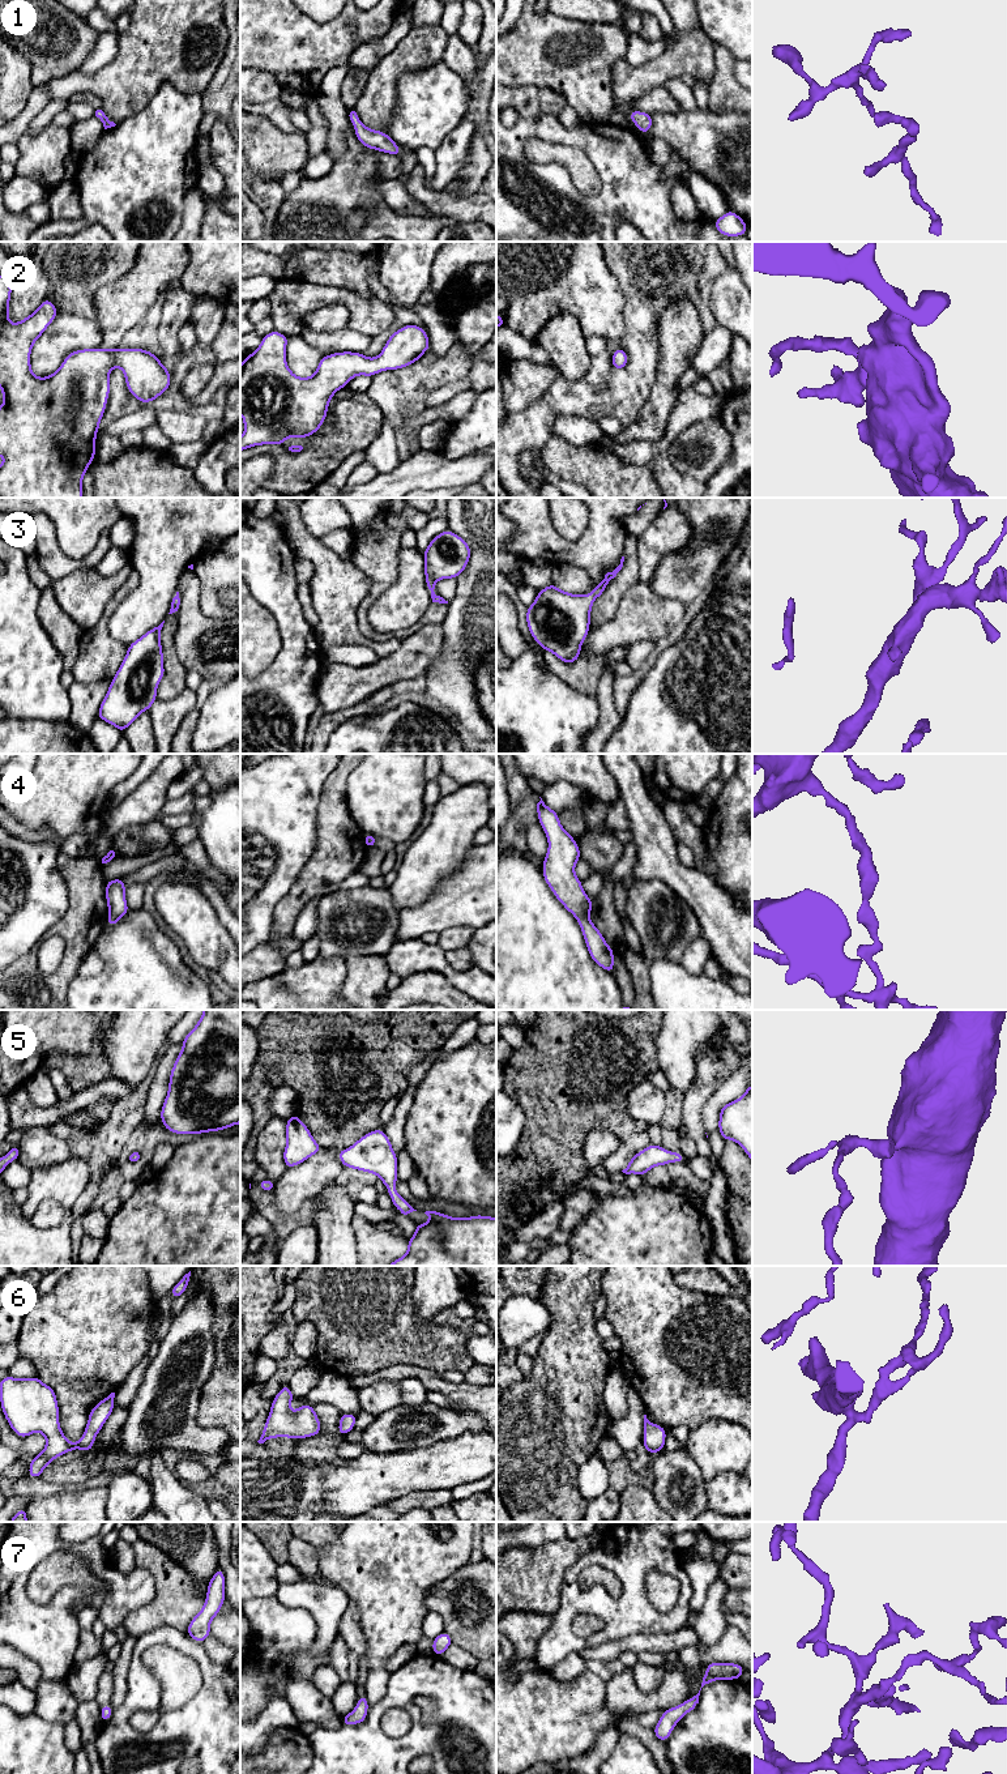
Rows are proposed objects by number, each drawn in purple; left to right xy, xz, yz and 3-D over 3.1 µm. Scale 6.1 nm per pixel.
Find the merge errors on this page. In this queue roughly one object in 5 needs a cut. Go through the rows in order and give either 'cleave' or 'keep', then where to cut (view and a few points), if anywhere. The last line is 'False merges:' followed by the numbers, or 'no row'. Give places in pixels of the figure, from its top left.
1: keep; no cut
2: keep; no cut
3: keep; no cut
4: keep; no cut
5: keep; no cut
6: keep; no cut
7: keep; no cut
False merges: no row

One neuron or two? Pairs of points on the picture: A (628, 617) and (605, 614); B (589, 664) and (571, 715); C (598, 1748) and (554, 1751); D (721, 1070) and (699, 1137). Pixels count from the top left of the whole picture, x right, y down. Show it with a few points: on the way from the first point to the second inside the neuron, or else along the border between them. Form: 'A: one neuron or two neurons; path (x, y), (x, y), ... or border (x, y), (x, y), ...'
A: two neurons; border (627, 588), (615, 614), (593, 627)
B: two neurons; border (553, 673), (572, 687), (594, 696)
C: two neurons; border (613, 1727), (605, 1728), (584, 1752), (562, 1760)
D: one neuron; path (704, 1086), (694, 1100), (694, 1120)

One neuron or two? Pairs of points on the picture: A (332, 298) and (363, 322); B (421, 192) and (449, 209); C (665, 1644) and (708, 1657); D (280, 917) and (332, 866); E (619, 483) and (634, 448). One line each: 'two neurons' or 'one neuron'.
A: one neuron
B: one neuron
C: two neurons
D: one neuron
E: two neurons

